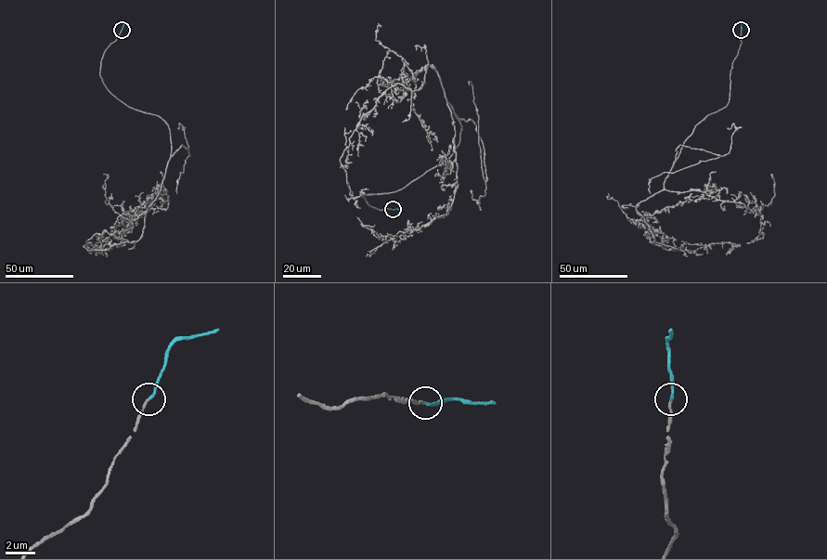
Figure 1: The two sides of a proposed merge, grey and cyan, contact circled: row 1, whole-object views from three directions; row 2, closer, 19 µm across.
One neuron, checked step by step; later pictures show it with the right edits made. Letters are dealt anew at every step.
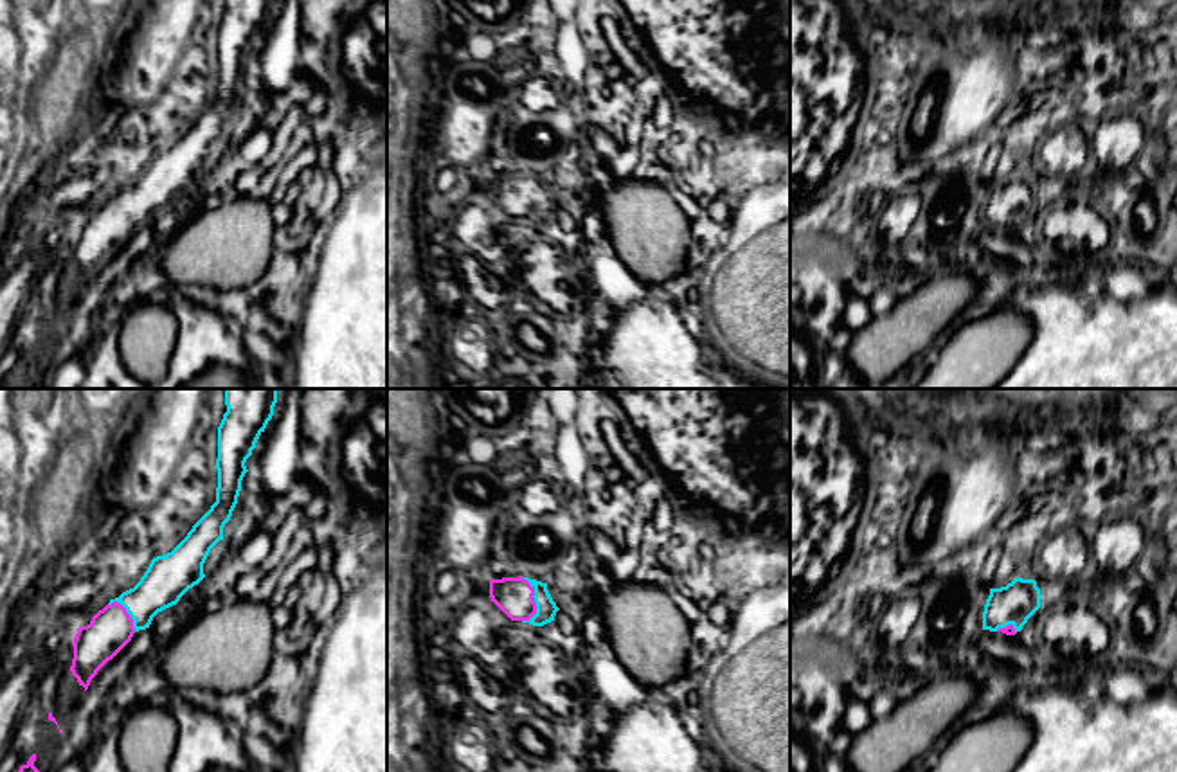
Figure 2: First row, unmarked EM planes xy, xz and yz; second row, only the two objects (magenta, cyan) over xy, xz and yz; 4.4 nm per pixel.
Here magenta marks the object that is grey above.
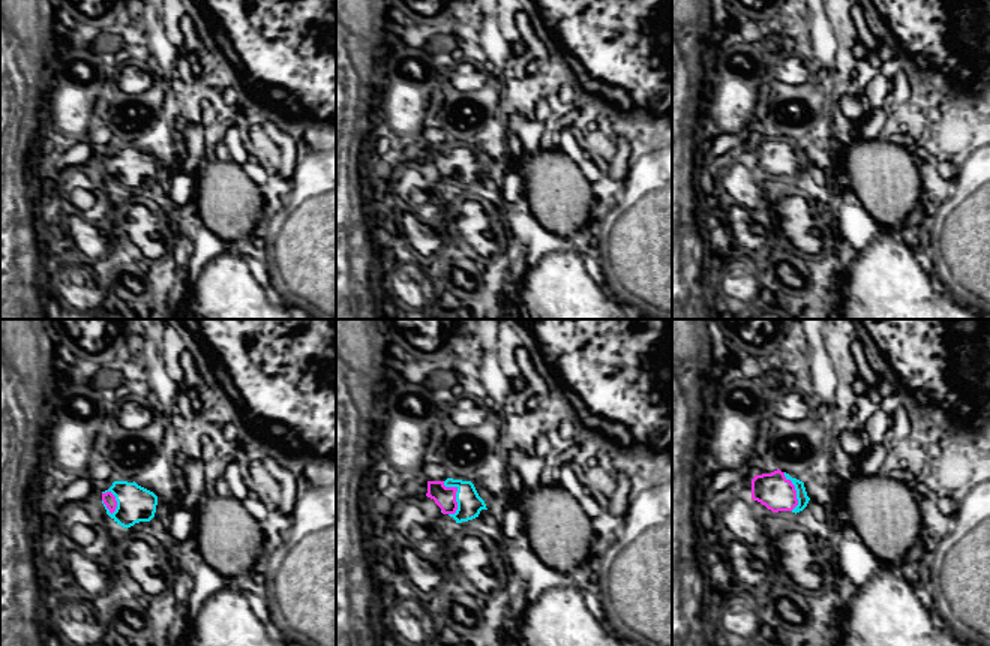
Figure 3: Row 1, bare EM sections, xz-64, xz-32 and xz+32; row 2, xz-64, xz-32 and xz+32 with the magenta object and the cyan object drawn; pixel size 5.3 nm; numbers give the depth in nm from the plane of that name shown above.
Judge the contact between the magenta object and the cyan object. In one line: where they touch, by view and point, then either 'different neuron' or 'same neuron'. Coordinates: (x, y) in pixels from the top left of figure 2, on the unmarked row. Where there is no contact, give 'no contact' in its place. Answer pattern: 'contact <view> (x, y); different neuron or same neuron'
contact xz (533, 197); same neuron

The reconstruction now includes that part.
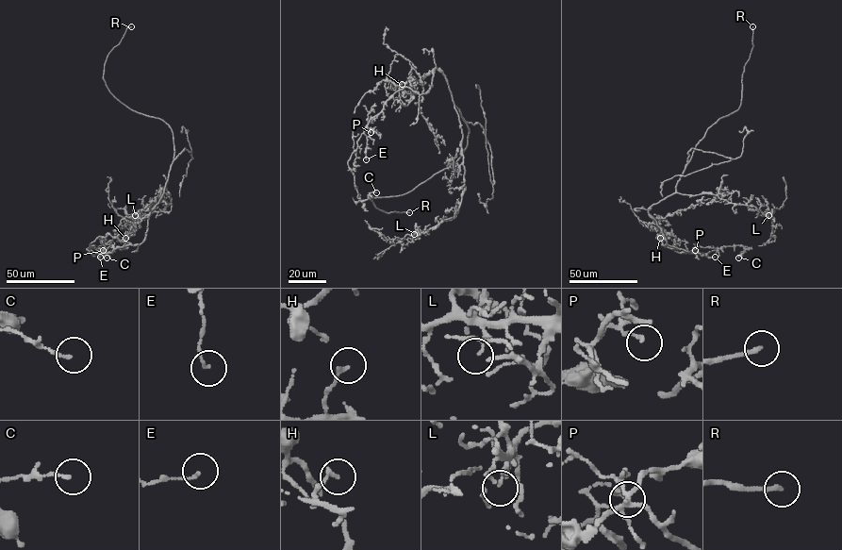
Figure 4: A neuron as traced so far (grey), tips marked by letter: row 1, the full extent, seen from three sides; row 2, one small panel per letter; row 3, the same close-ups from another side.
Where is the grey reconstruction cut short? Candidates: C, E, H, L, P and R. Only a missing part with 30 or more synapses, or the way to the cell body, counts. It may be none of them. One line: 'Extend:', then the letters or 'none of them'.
Extend: R

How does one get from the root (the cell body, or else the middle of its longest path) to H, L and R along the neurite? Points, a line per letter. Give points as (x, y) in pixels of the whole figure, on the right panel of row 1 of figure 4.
H: (678, 182), (675, 191), (653, 204), (648, 210), (667, 244), (663, 245), (660, 238)
L: (678, 182), (676, 191), (679, 193), (711, 192), (730, 203), (753, 206), (768, 215)
R: (678, 182), (696, 144), (706, 130), (740, 105), (744, 67), (753, 46), (752, 26)

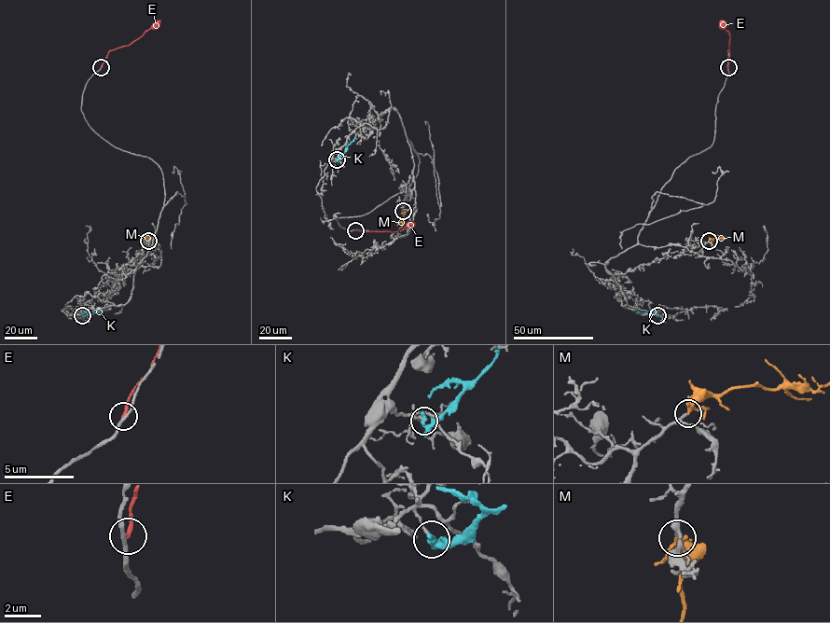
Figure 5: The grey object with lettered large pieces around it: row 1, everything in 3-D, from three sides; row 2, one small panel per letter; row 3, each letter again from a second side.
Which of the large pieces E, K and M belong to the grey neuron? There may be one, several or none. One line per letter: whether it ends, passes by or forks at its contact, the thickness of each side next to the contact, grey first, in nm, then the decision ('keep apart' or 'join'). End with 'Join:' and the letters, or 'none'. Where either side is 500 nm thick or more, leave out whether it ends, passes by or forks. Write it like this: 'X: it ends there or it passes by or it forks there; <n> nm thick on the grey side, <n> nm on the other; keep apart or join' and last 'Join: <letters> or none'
E: it ends there; 200 nm thick on the grey side, 200 nm on the other; keep apart
K: it passes by; 150 nm thick on the grey side, 280 nm on the other; keep apart
M: it passes by; 200 nm thick on the grey side, 260 nm on the other; join
Join: M

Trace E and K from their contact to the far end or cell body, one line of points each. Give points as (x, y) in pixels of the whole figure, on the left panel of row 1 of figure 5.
E: (101, 67), (109, 51), (128, 46), (160, 20)
K: (82, 315), (100, 311)

